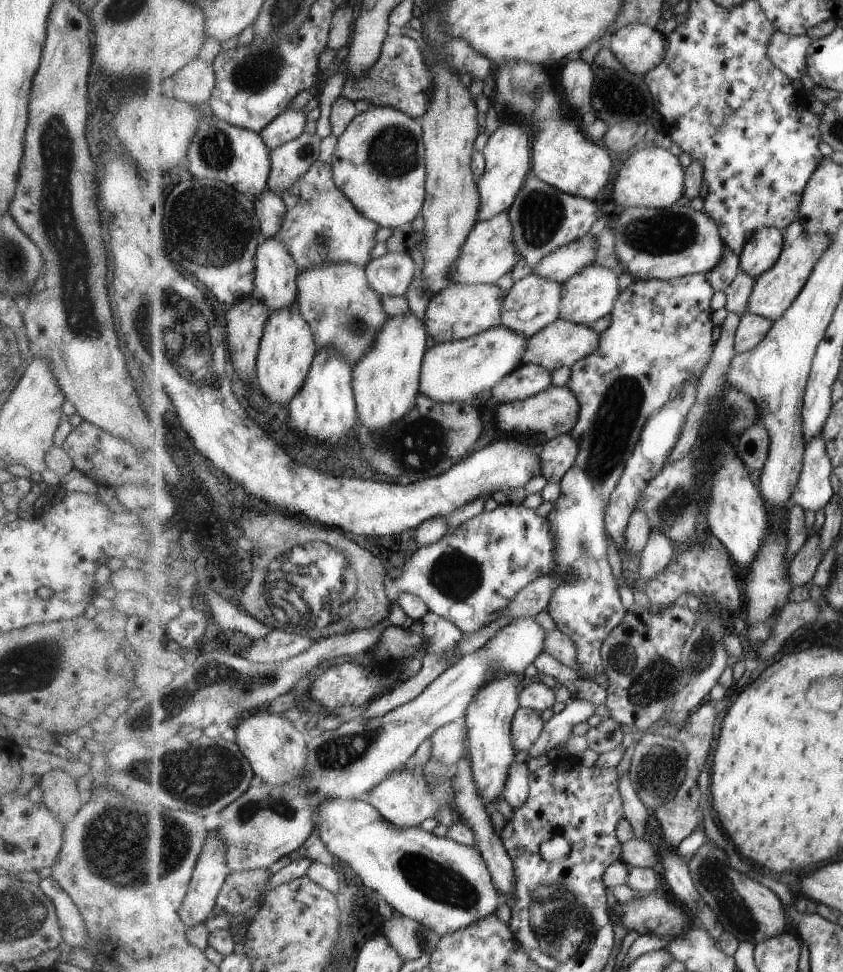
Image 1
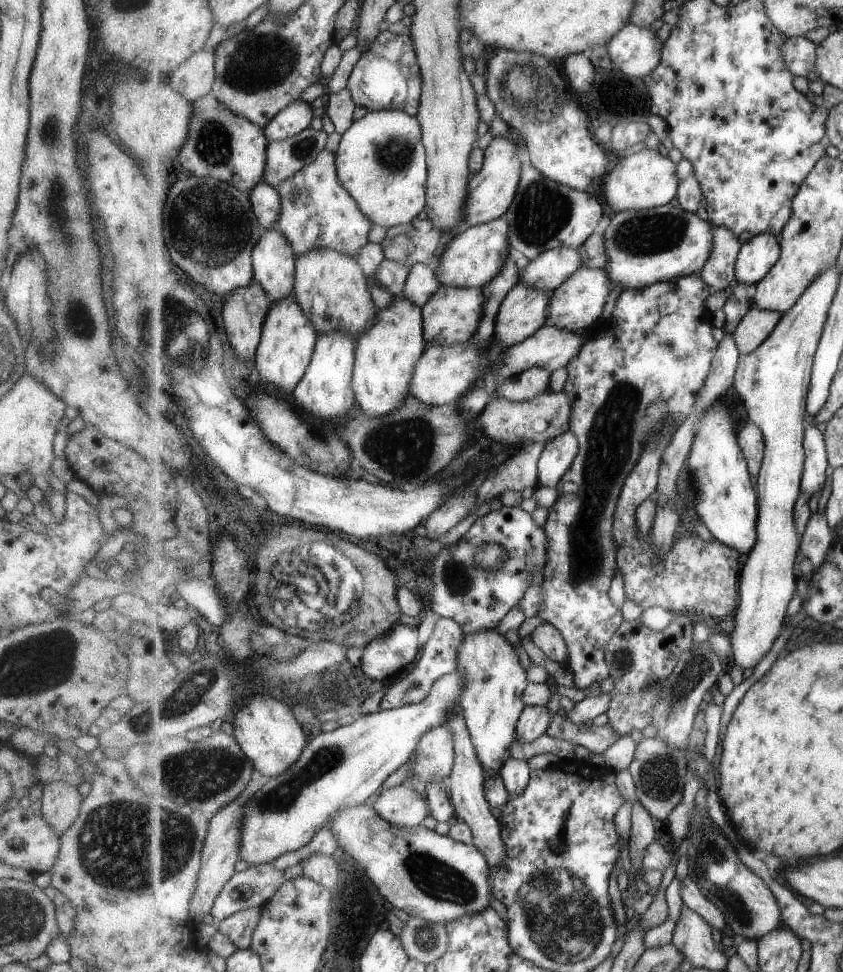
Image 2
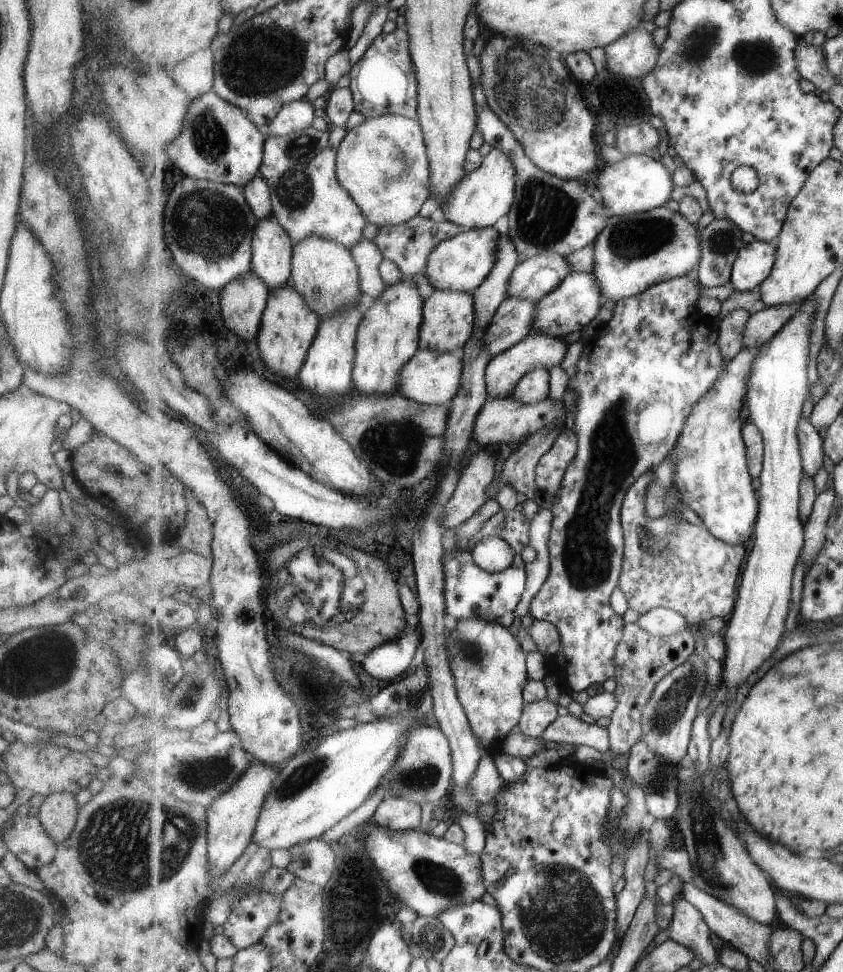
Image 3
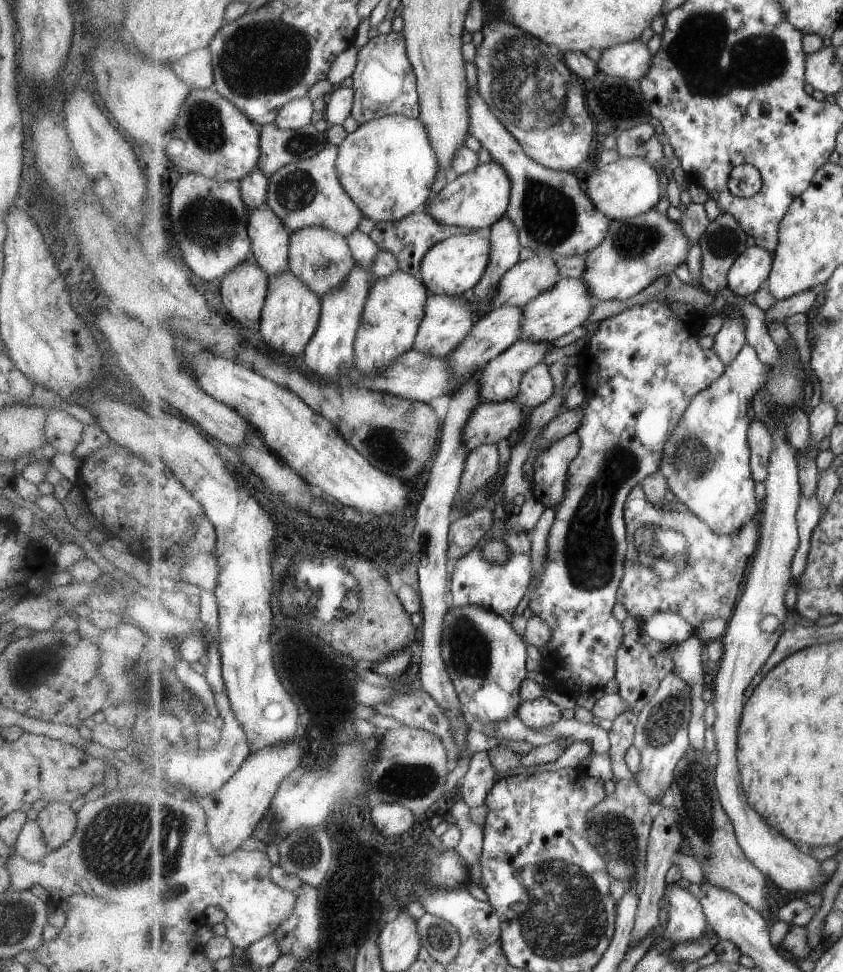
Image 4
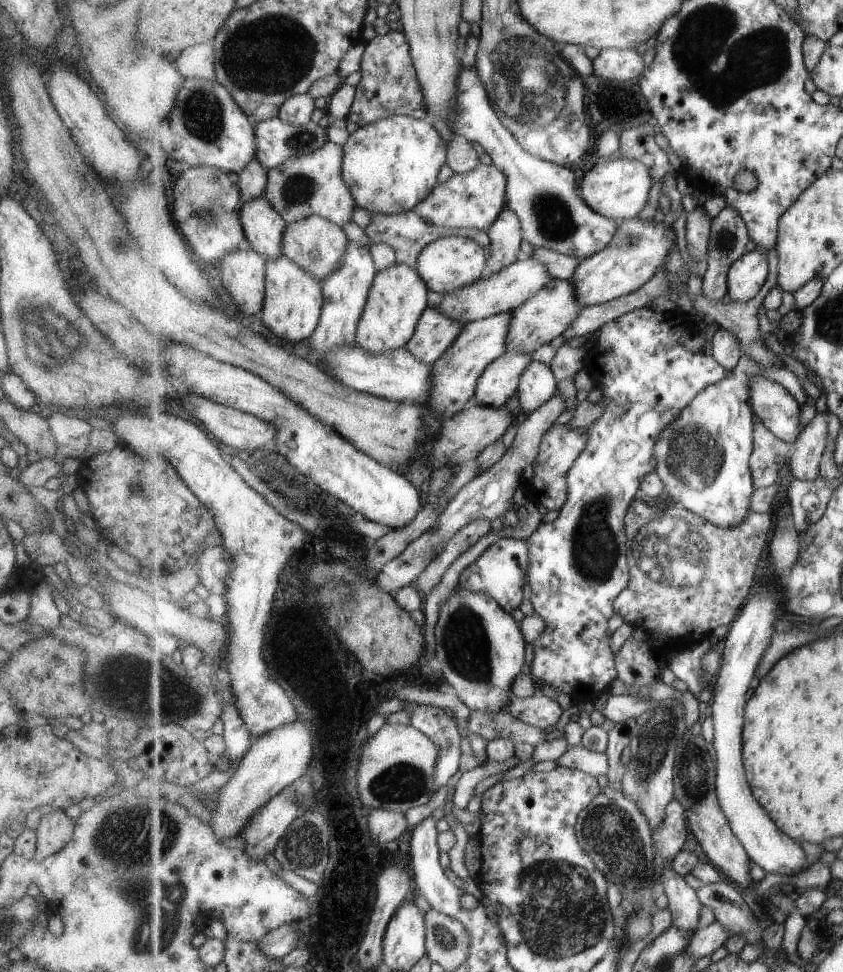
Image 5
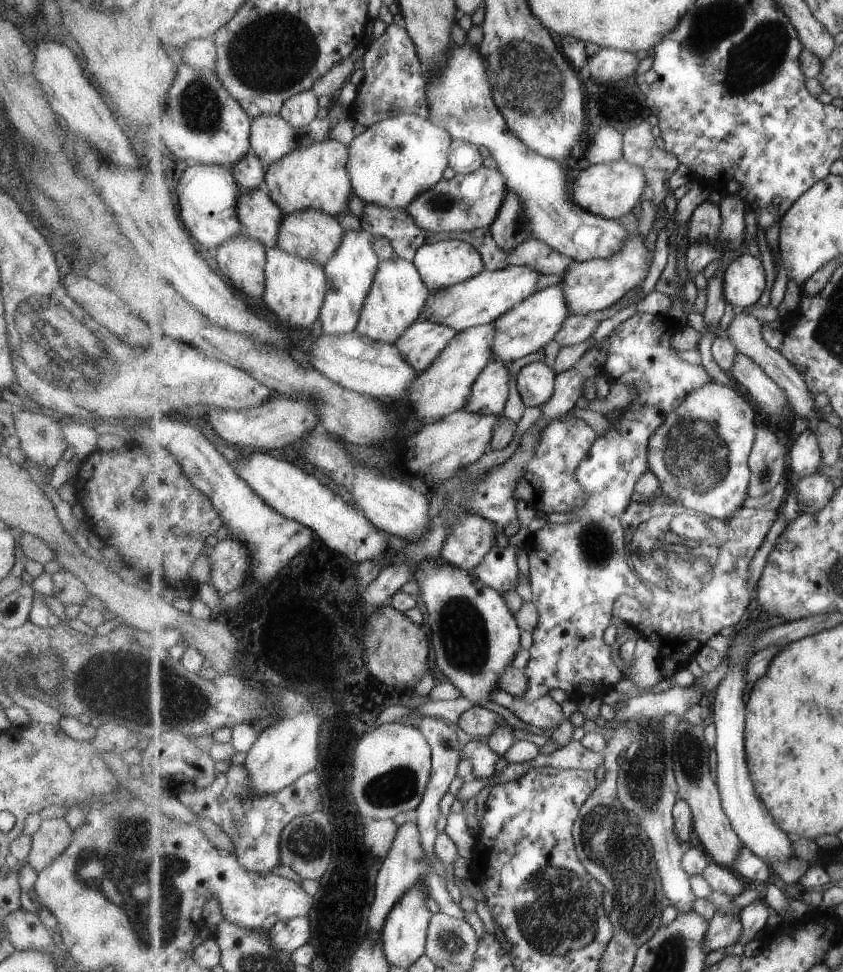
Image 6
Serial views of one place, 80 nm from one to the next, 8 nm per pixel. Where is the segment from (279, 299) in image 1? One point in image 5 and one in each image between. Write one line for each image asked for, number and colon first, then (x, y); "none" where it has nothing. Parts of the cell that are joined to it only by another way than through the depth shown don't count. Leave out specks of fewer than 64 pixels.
2: (275, 263)
3: (273, 252)
4: (271, 240)
5: (264, 226)

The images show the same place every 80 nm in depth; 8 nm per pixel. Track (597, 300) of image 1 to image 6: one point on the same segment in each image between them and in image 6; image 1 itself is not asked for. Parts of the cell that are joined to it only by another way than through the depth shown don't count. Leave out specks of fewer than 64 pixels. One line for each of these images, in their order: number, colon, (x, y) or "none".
2: (578, 305)
3: (569, 308)
4: (568, 305)
5: (543, 317)
6: (529, 327)

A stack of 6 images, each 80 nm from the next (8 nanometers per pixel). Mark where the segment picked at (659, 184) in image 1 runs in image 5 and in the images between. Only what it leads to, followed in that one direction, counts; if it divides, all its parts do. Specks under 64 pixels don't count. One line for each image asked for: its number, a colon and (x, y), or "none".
2: (648, 179)
3: (638, 183)
4: (630, 186)
5: (619, 188)

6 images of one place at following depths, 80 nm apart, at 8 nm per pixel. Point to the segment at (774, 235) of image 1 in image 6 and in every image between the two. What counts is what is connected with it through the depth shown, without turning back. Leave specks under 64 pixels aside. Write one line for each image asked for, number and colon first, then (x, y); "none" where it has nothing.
2: (758, 256)
3: (756, 260)
4: (754, 266)
5: (747, 274)
6: (744, 279)

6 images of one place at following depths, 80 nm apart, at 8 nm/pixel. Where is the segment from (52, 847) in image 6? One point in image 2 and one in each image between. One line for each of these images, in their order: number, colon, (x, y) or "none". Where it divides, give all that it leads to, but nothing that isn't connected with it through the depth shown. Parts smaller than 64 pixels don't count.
2: (60, 802)
3: (57, 814)
4: (57, 821)
5: (52, 832)

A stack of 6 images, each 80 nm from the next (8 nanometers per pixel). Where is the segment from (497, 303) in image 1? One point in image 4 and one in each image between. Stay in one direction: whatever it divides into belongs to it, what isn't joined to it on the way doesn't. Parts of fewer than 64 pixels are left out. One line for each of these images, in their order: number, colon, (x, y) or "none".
2: (453, 316)
3: (448, 324)
4: (449, 317)

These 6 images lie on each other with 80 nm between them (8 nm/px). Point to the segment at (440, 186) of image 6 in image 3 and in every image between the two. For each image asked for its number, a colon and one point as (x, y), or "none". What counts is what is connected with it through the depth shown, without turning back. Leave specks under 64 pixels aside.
3: (485, 195)
4: (476, 200)
5: (474, 199)

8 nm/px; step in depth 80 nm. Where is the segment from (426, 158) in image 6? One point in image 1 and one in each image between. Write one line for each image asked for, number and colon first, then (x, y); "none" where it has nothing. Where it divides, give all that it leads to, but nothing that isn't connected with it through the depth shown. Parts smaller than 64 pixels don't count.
1: (380, 163)
2: (381, 160)
3: (383, 163)
4: (388, 166)
5: (391, 165)

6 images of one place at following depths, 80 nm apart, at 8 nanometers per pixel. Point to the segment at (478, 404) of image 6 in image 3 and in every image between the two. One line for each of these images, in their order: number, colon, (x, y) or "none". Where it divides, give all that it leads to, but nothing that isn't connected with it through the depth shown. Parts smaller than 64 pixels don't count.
3: (538, 350)
4: (501, 378)
5: (500, 381)

